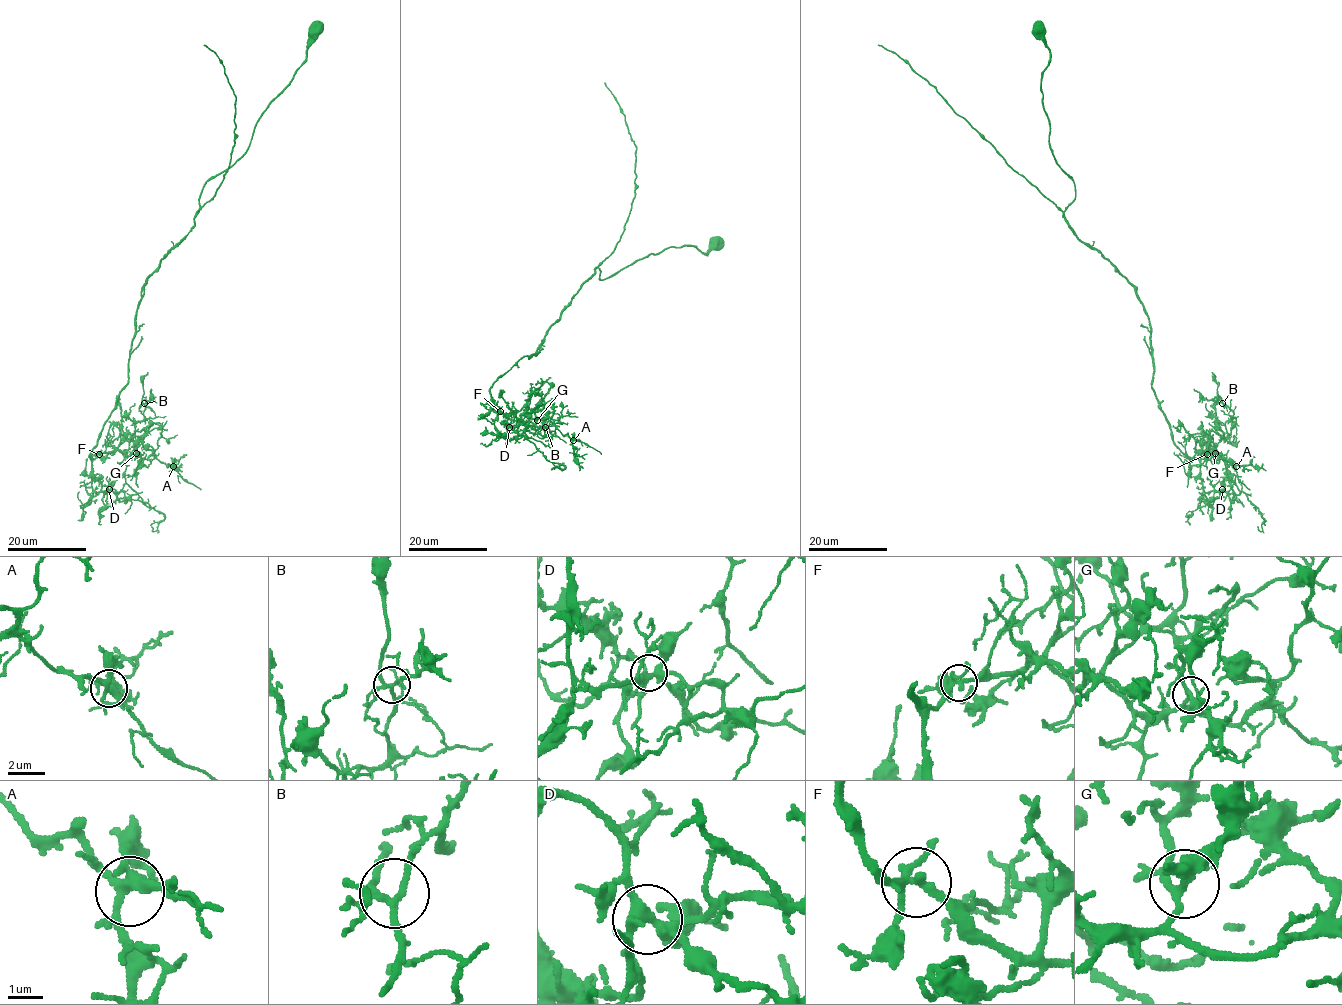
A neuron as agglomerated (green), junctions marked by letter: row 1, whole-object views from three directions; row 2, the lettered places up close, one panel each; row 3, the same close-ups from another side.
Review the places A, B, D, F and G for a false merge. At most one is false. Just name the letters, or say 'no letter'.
no letter

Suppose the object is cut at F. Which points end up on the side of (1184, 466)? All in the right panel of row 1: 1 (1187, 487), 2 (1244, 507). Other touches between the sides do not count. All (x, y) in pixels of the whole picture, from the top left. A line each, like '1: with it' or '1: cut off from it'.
1: with it
2: cut off from it

